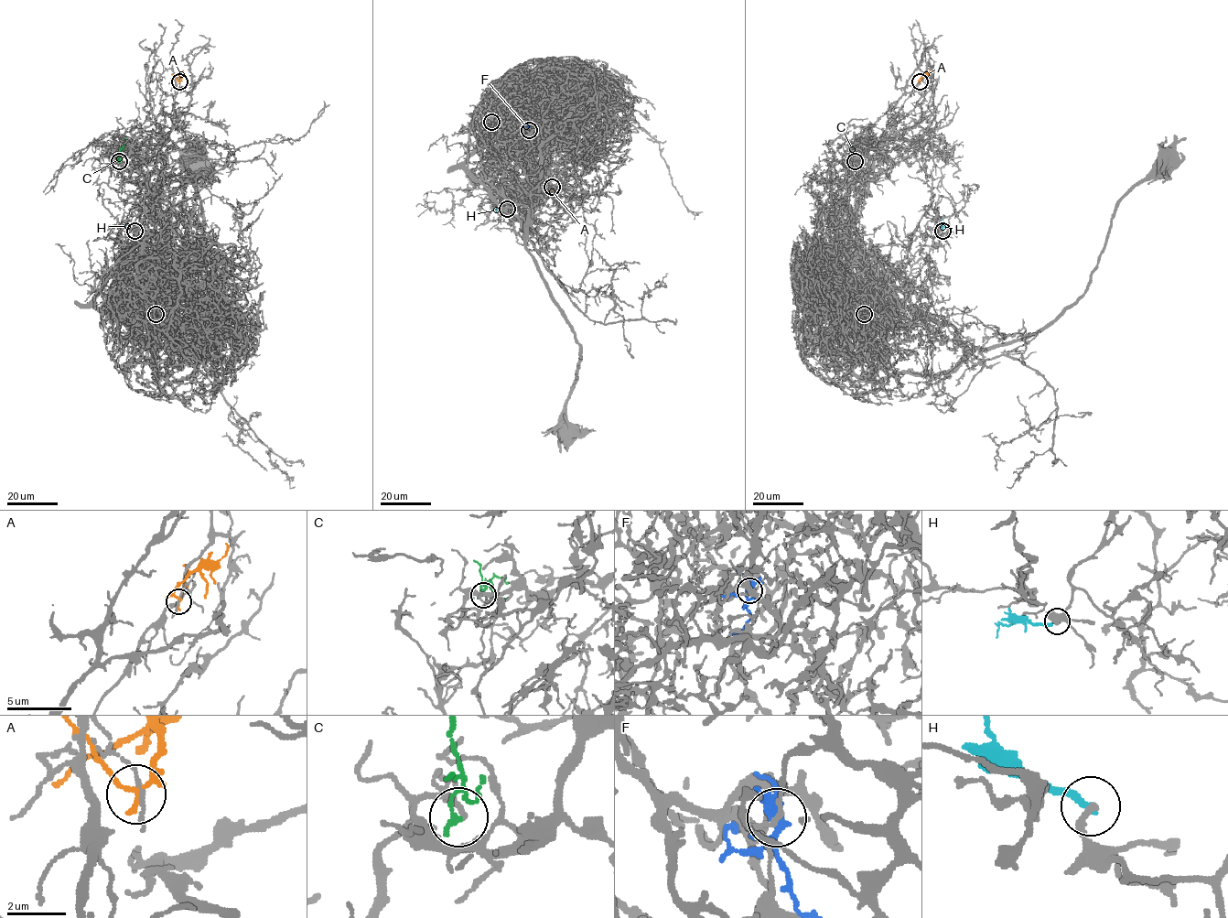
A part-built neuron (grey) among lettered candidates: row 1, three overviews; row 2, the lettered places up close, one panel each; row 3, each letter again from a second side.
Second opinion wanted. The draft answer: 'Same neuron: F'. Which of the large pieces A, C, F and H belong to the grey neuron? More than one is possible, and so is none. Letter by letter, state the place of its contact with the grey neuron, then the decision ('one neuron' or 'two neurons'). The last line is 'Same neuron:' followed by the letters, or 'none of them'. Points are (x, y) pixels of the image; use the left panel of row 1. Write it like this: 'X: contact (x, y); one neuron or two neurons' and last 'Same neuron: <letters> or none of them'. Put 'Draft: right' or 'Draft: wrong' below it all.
A: contact (179, 81); two neurons
C: contact (119, 161); two neurons
F: contact (156, 314); two neurons
H: contact (134, 231); two neurons
Same neuron: none of them
Draft: wrong

